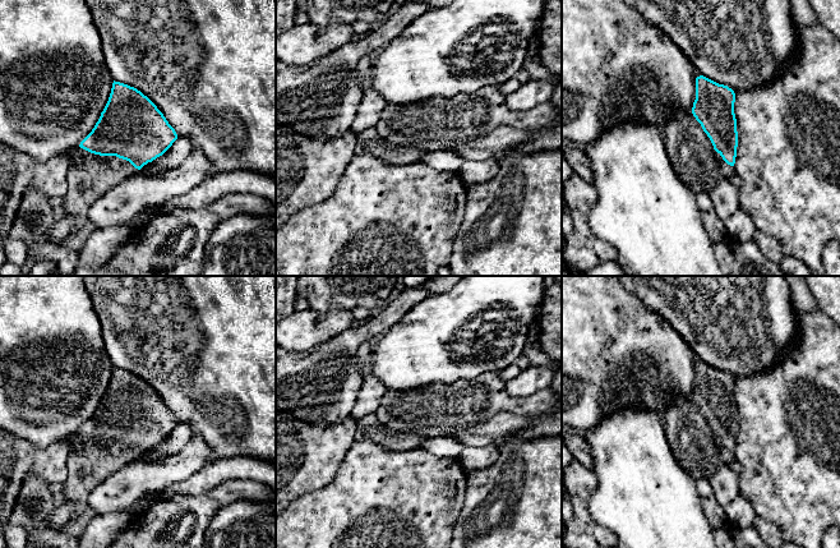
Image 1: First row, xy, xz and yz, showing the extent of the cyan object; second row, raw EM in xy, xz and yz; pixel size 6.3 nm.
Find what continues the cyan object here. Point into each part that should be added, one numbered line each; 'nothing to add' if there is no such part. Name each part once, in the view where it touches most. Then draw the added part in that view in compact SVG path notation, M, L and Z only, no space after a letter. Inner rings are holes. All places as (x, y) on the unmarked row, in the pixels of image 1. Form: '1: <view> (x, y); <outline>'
1: xy (96, 461); M80 433L79 438L83 448L70 451L64 482L64 501L71 502L75 507L70 521L84 512L87 498L98 484L139 457L129 447L116 442L100 442Z

